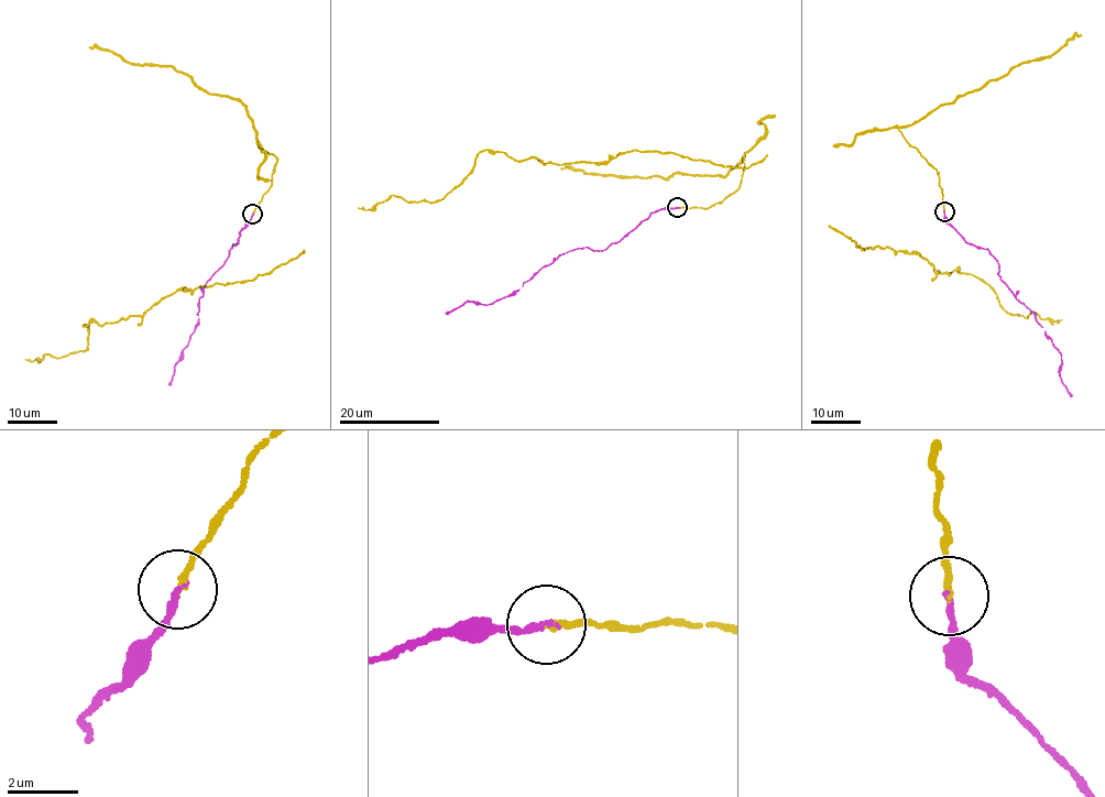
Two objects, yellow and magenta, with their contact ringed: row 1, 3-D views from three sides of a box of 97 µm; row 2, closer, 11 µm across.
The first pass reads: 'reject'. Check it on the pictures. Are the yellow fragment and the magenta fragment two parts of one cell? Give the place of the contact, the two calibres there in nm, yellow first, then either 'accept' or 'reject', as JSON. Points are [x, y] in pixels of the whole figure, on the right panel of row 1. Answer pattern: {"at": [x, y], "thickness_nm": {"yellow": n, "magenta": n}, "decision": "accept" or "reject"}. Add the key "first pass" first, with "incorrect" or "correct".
{"first pass": "incorrect", "at": [944, 211], "thickness_nm": {"yellow": 140, "magenta": 190}, "decision": "accept"}

